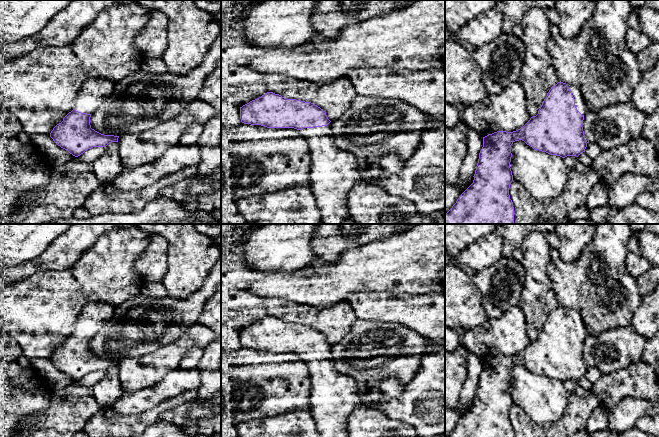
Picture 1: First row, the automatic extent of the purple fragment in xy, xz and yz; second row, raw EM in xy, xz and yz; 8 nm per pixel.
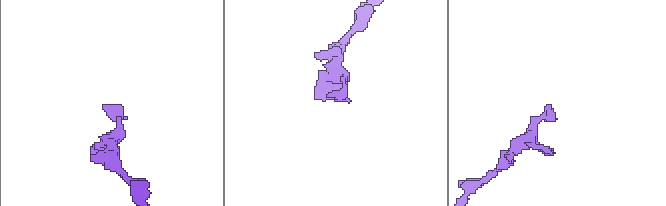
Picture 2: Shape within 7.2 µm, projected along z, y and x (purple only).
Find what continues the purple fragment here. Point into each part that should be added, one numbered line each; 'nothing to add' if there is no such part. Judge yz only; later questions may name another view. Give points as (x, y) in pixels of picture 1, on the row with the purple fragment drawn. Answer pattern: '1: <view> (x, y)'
1: yz (580, 104)

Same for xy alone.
1: xy (95, 93)

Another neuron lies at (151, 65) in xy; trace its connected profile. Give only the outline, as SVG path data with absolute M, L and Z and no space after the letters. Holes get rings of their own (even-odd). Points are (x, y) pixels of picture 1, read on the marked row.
M145 58L141 63L141 69L151 74L164 74L168 72L161 58Z

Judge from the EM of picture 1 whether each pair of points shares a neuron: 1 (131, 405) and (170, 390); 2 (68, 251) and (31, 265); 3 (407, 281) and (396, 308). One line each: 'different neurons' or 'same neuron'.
1: same neuron
2: same neuron
3: different neurons

